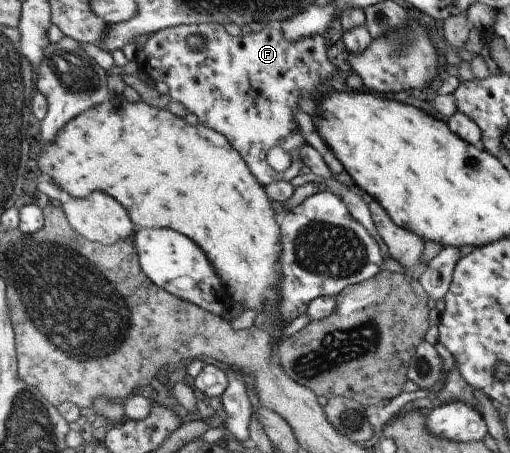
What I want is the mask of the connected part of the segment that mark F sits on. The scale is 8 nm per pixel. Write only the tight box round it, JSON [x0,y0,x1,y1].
[133,23,335,186]

